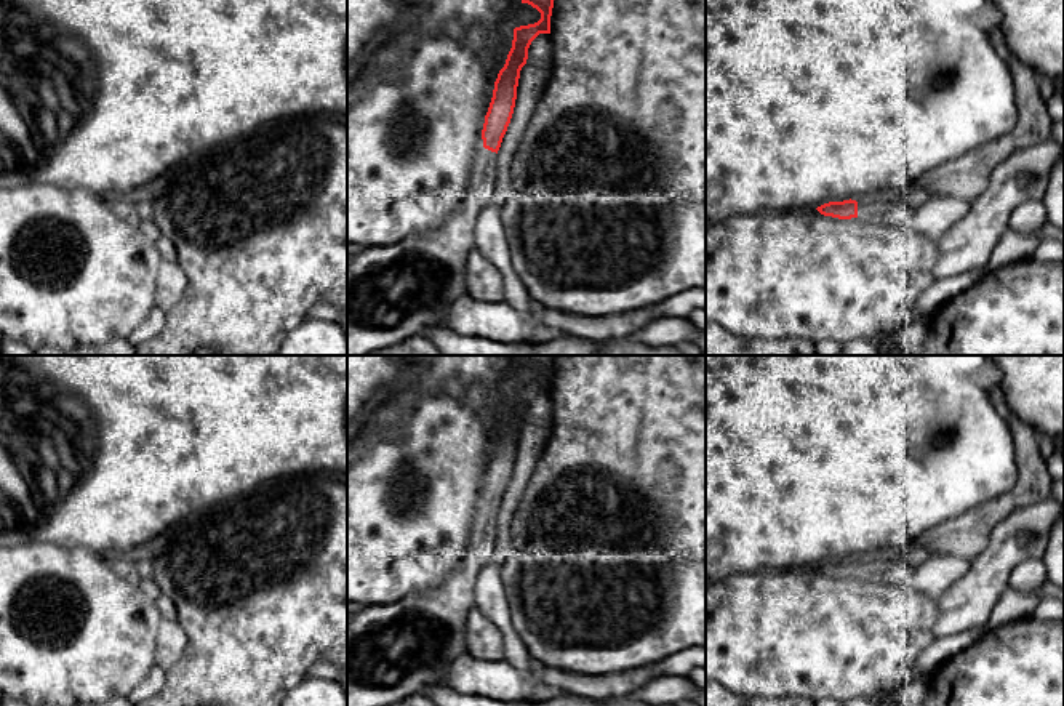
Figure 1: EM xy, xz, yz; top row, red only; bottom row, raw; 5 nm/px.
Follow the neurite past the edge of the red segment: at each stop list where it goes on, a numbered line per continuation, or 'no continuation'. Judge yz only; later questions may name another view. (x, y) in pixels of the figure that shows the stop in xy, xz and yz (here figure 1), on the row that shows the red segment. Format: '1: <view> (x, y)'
1: yz (885, 208)

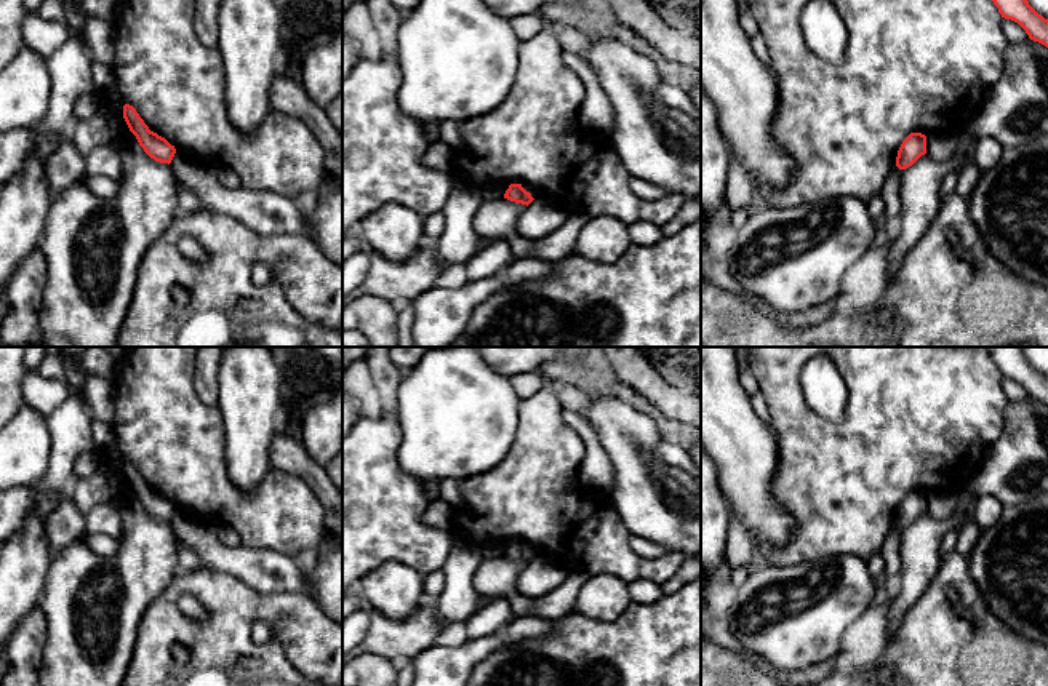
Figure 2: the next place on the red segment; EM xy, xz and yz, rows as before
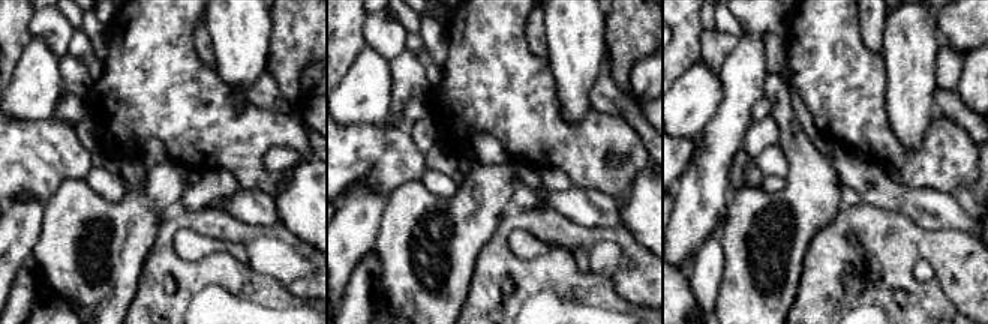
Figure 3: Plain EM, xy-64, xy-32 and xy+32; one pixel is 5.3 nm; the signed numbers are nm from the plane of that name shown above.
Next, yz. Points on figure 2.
no continuation

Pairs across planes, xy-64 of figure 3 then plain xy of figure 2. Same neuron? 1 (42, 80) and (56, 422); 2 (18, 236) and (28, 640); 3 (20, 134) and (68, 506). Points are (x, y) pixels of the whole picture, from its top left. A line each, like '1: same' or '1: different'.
1: different
2: different
3: same

